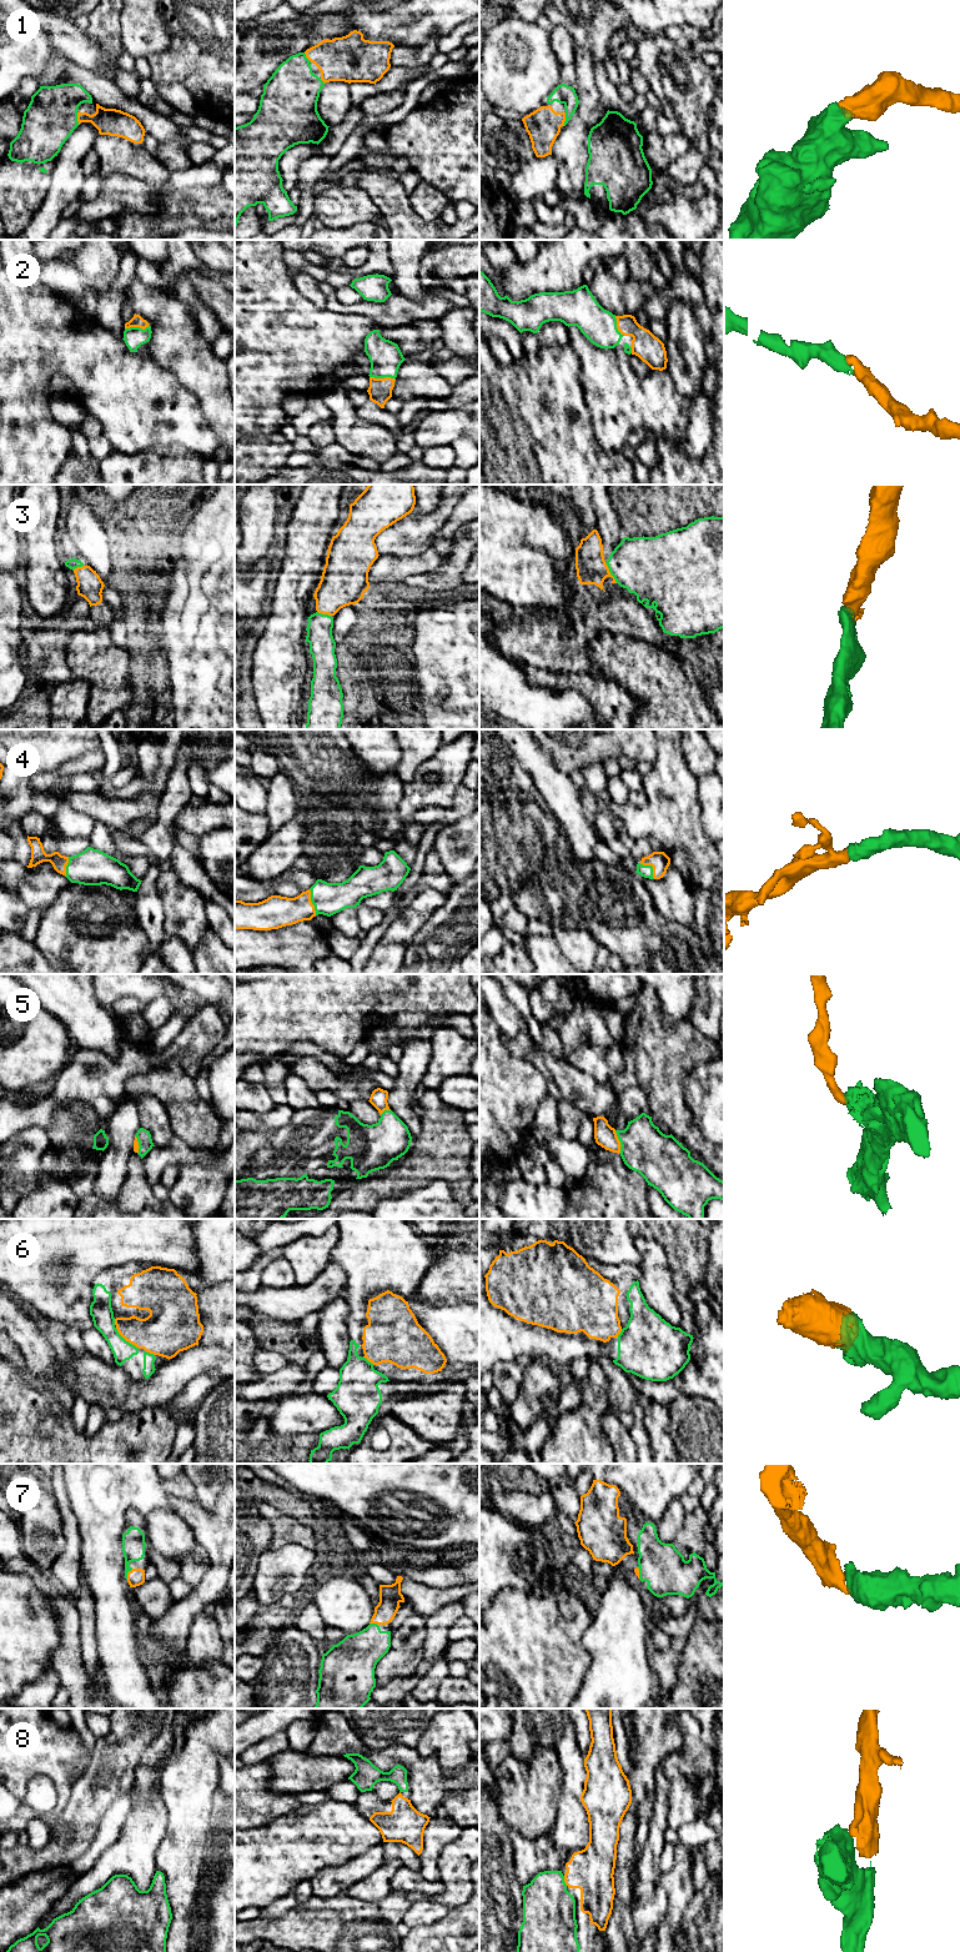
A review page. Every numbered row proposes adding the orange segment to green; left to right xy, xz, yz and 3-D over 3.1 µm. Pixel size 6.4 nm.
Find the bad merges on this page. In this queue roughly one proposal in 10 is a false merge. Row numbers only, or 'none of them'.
none of them

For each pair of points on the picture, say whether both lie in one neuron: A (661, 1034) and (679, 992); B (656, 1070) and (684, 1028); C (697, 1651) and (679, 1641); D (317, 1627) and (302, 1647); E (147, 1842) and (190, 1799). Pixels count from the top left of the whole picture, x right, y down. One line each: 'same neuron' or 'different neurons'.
A: different neurons
B: same neuron
C: different neurons
D: different neurons
E: different neurons

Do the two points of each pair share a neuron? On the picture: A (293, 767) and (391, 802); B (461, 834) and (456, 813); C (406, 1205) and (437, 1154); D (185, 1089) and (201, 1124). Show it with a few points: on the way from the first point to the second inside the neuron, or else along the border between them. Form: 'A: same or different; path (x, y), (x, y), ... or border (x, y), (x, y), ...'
A: same; path (317, 776), (342, 778), (367, 794)
B: different; border (466, 816), (442, 827)
C: different; border (446, 1182), (432, 1180), (390, 1198)
D: same; path (184, 1098), (184, 1107), (192, 1115)

